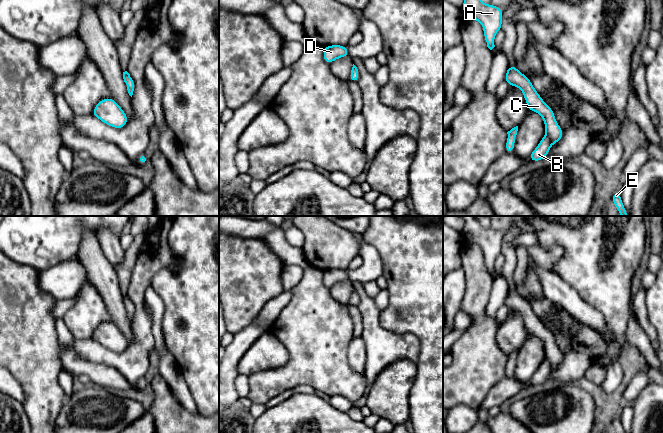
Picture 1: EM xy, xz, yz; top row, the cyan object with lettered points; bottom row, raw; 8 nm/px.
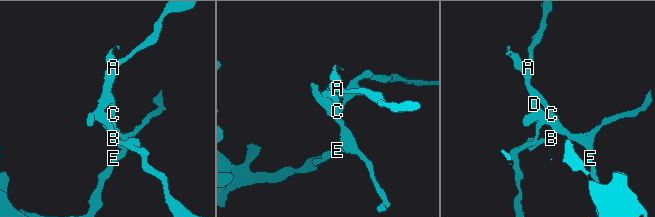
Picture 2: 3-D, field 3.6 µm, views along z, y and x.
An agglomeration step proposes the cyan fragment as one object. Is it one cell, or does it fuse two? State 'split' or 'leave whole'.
leave whole

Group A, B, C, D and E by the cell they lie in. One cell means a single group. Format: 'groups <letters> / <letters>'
groups A B C D E

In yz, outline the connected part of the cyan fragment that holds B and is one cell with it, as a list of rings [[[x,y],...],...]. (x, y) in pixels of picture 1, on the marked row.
[[[508,65],[504,81],[509,86],[519,87],[522,90],[528,108],[527,112],[530,110],[537,112],[544,119],[546,134],[528,157],[531,162],[541,161],[549,154],[551,145],[563,138],[563,129],[556,122],[554,111],[533,87],[530,78],[519,72],[516,65]]]

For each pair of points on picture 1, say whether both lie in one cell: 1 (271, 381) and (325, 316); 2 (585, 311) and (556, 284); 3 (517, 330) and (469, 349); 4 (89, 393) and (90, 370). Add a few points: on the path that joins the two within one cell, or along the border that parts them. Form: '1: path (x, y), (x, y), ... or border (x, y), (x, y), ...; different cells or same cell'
1: path (289, 369), (317, 338), (317, 334); same cell
2: path (578, 307), (562, 291); same cell
3: border (497, 326), (496, 344), (506, 356); different cells
4: border (91, 383), (107, 390); different cells

